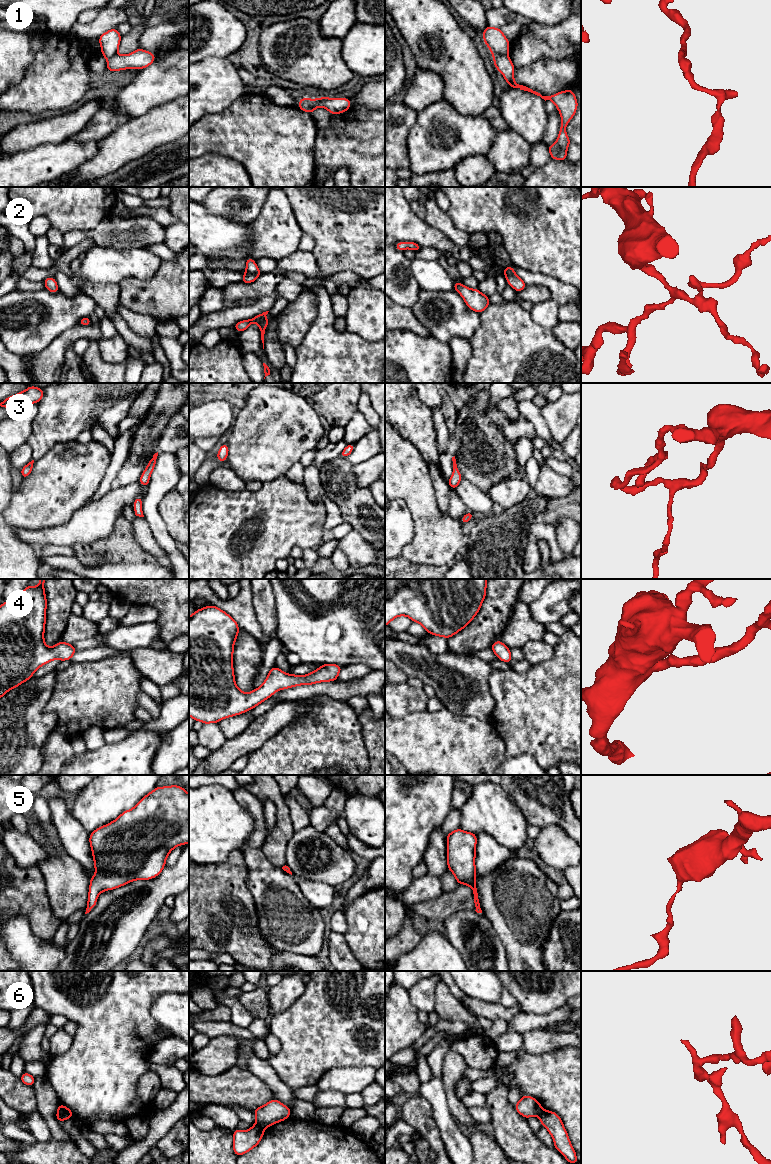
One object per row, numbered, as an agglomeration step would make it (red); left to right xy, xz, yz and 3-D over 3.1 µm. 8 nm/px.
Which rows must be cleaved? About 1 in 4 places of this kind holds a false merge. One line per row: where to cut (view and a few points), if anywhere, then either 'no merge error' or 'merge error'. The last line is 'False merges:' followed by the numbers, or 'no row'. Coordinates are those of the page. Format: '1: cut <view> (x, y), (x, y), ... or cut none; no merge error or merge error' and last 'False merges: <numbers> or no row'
1: cut yz (506, 54), (493, 56); merge error
2: cut none; no merge error
3: cut none; no merge error
4: cut none; no merge error
5: cut none; no merge error
6: cut xy (57, 1111), (67, 1118); merge error
False merges: 1, 6

